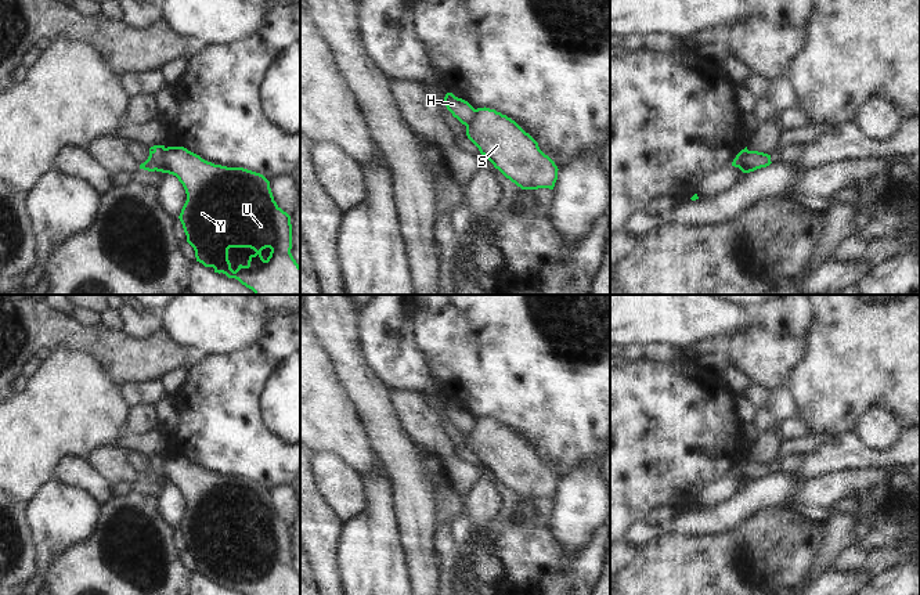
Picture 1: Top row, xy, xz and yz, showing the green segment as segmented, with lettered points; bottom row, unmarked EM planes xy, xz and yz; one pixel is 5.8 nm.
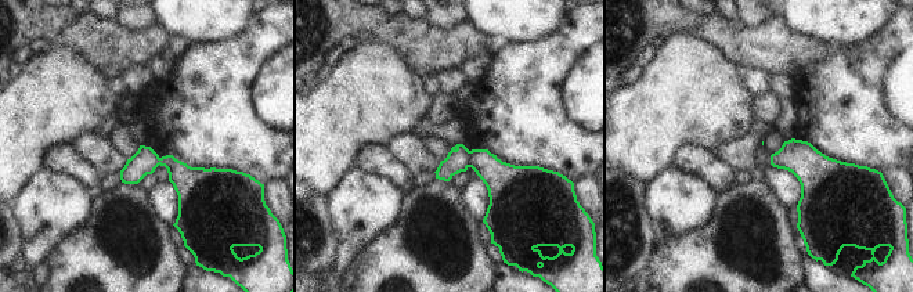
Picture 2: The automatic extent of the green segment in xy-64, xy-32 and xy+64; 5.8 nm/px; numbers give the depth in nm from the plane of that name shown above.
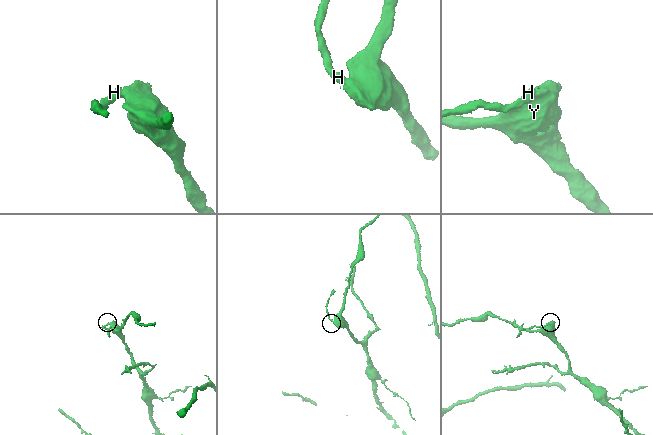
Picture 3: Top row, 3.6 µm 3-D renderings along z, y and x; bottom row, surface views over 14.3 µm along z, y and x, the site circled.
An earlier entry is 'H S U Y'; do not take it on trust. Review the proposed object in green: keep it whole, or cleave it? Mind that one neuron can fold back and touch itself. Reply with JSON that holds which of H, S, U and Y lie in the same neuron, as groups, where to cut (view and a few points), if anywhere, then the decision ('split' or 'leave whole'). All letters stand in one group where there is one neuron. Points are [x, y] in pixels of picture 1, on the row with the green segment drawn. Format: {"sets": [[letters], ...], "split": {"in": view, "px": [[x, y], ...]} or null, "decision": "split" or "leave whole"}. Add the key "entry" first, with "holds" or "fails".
{"entry": "fails", "sets": [["H"], ["S", "U", "Y"]], "split": {"in": "xy", "px": [[166, 148], [161, 170]]}, "decision": "split"}

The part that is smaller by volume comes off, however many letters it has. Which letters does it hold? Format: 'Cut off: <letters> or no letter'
Cut off: H

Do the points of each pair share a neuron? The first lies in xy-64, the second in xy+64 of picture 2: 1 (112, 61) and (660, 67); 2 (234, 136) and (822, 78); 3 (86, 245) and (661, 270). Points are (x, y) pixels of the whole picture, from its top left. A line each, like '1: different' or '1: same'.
1: different
2: same
3: same

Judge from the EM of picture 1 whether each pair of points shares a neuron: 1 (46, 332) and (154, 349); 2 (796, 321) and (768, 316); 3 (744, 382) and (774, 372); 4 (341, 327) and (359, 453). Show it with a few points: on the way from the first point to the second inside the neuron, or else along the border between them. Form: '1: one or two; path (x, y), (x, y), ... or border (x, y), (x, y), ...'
1: one; path (72, 336), (98, 342), (111, 349), (127, 349)
2: one; path (789, 316), (775, 316)
3: two; border (732, 363), (753, 382)
4: two; border (335, 370), (339, 382), (365, 428)

